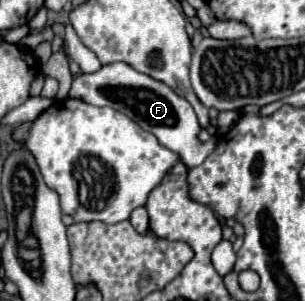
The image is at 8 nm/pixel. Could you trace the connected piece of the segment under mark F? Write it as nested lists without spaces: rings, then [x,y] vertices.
[[[124,62],[106,64],[94,74],[76,76],[72,80],[70,96],[80,98],[80,100],[84,100],[88,104],[94,104],[94,106],[110,106],[110,108],[130,116],[144,130],[152,132],[164,148],[180,154],[180,160],[188,168],[200,166],[212,154],[212,150],[216,148],[214,140],[200,142],[200,138],[198,138],[200,124],[198,124],[196,114],[194,114],[194,108],[190,106],[190,102],[186,98],[178,96],[164,82],[146,76],[146,74],[134,70],[132,66],[124,64]]]

